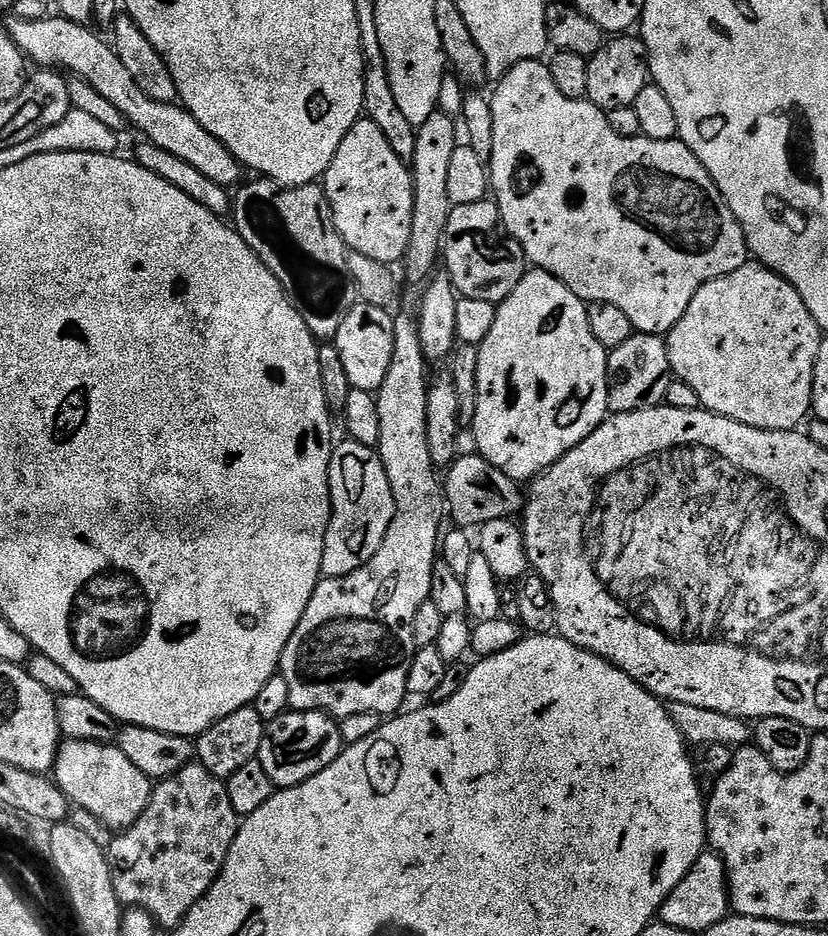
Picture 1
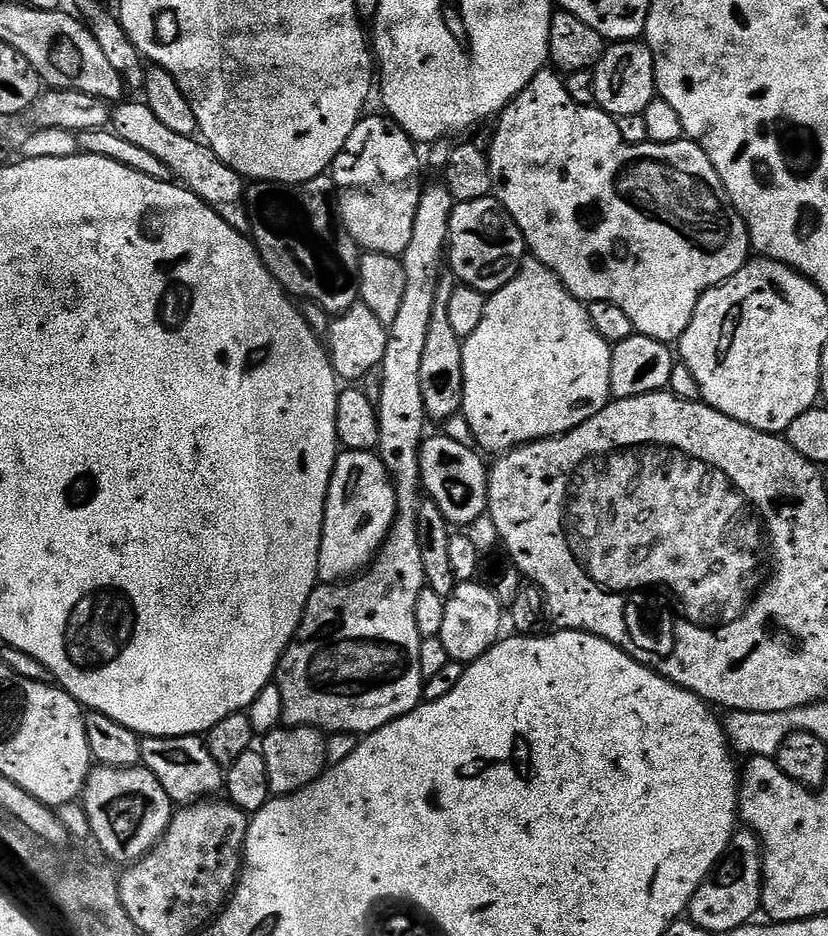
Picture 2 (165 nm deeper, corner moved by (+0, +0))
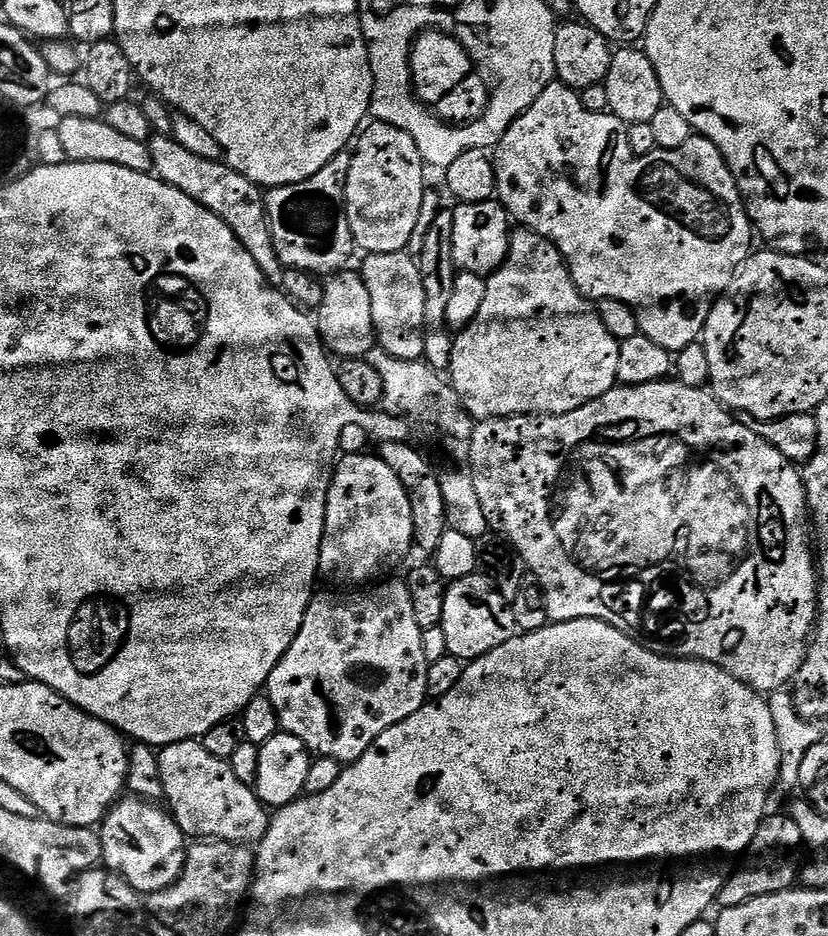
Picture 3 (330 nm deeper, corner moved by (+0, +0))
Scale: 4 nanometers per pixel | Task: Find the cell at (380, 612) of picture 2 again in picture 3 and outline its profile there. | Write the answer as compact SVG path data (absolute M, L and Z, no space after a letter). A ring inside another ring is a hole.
M403 579L388 580L385 584L379 584L372 586L377 586L377 588L369 587L367 590L317 591L310 603L308 603L306 618L302 622L302 626L298 630L290 650L286 650L286 654L280 659L278 666L274 666L274 670L268 679L266 694L270 698L270 702L274 702L274 710L278 714L281 729L294 734L294 738L302 738L302 742L308 747L313 757L334 758L339 764L345 766L353 764L358 758L362 758L362 754L366 754L366 750L376 741L378 734L382 734L382 730L390 730L390 726L410 718L410 714L417 712L429 699L429 694L426 690L429 663L426 658L426 650L422 650L424 629L418 626L418 622L414 618L414 605L410 602L408 585Z

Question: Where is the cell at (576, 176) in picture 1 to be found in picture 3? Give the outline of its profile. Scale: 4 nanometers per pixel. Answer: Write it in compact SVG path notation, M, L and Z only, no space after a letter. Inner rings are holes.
M559 82L548 84L546 90L542 90L542 94L534 98L534 106L527 108L510 126L510 130L504 132L503 138L494 149L494 163L496 196L504 205L509 217L519 227L529 228L531 232L546 238L557 248L568 266L574 286L583 296L587 296L592 302L599 302L606 298L626 302L626 306L630 306L636 312L642 335L658 342L658 346L662 346L667 352L678 353L701 339L706 319L705 313L714 298L727 290L736 276L736 271L744 265L745 260L753 251L752 221L748 219L748 211L744 208L744 199L740 196L738 186L734 182L734 174L730 174L714 142L710 142L705 136L693 134L690 142L678 146L678 150L657 148L655 152L645 156L633 156L628 151L628 129L624 121L608 112L588 112L586 106L582 106L579 91Z

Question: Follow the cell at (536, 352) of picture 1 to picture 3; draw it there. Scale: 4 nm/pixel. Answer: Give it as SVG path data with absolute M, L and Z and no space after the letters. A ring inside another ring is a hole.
M517 227L508 241L508 257L504 259L504 267L487 277L486 299L478 309L478 318L455 333L452 342L452 367L450 383L461 398L462 406L474 421L490 420L493 416L549 416L550 414L566 414L570 410L578 410L578 406L586 406L586 402L594 402L594 398L602 398L610 389L617 387L618 350L620 341L613 338L610 330L602 326L602 318L587 296L583 296L574 286L572 275L568 272L562 254L546 238L534 234L529 228Z

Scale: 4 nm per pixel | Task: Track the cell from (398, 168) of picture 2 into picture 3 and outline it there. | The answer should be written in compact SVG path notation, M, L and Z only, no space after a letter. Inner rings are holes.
M379 122L369 123L359 133L352 152L350 174L344 183L344 209L352 239L361 253L394 254L408 248L416 227L417 232L421 227L424 172L424 159L418 154L418 146L414 146L410 134Z

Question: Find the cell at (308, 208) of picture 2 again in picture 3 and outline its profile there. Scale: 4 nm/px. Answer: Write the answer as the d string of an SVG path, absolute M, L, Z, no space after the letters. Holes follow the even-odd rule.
M342 151L330 158L318 174L302 182L273 188L265 195L264 205L270 234L274 238L274 250L285 269L327 278L351 265L348 263L357 247L344 209L344 183L350 174L351 161L352 152Z

